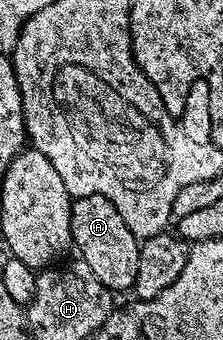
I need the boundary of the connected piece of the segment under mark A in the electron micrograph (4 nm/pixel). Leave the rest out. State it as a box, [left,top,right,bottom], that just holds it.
[71,194,139,293]

